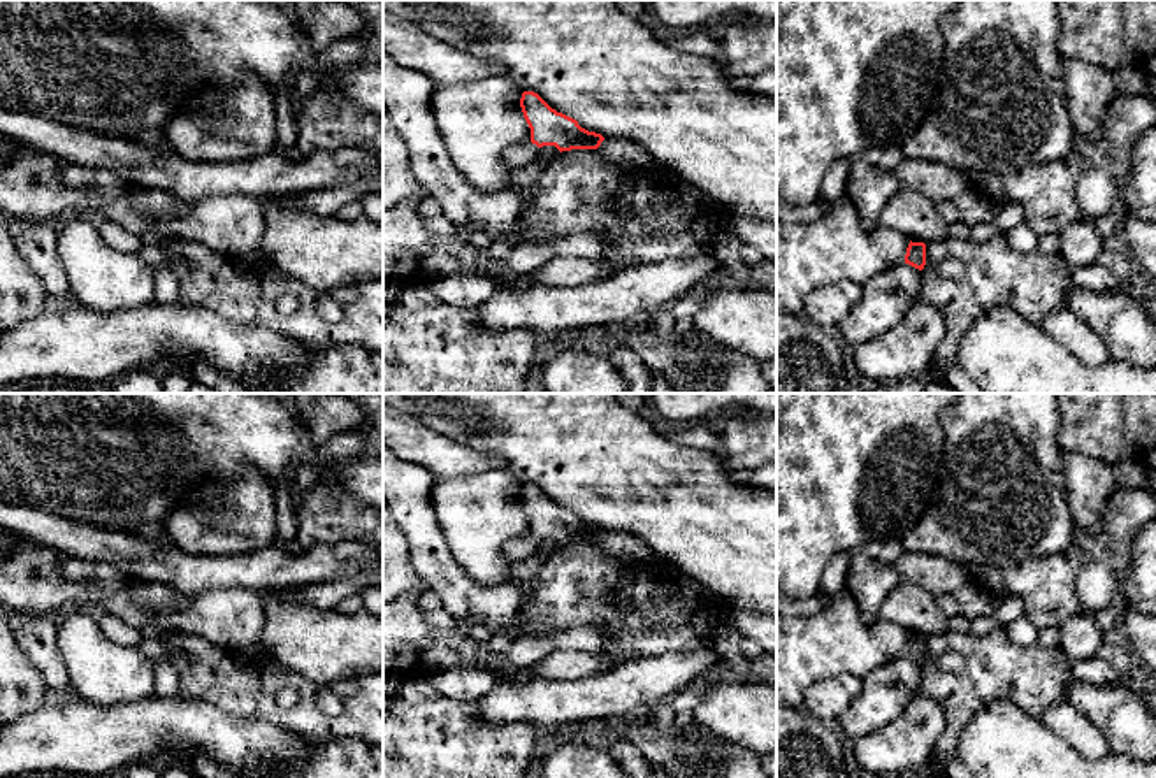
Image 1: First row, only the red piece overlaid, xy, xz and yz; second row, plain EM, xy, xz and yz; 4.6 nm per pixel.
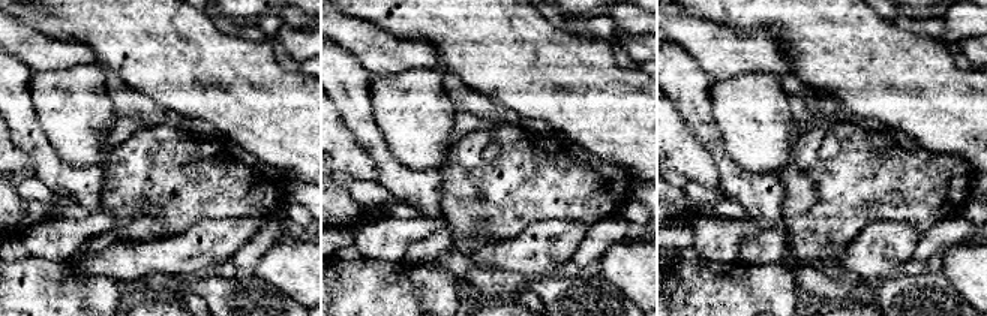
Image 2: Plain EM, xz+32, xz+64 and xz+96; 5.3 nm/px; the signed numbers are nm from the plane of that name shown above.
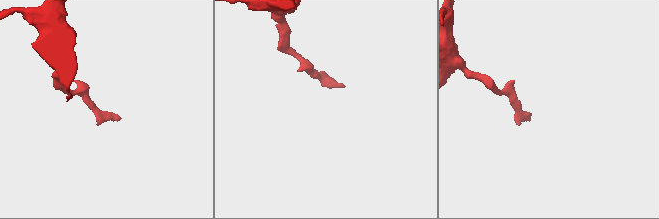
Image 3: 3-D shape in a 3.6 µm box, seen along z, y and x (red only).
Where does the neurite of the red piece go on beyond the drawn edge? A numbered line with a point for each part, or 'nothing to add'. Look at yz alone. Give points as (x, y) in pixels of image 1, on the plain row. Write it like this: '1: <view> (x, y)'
nothing to add

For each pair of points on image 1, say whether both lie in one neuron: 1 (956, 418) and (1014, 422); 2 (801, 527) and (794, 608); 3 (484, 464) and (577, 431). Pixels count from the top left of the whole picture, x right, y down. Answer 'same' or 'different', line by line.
1: same
2: different
3: different

